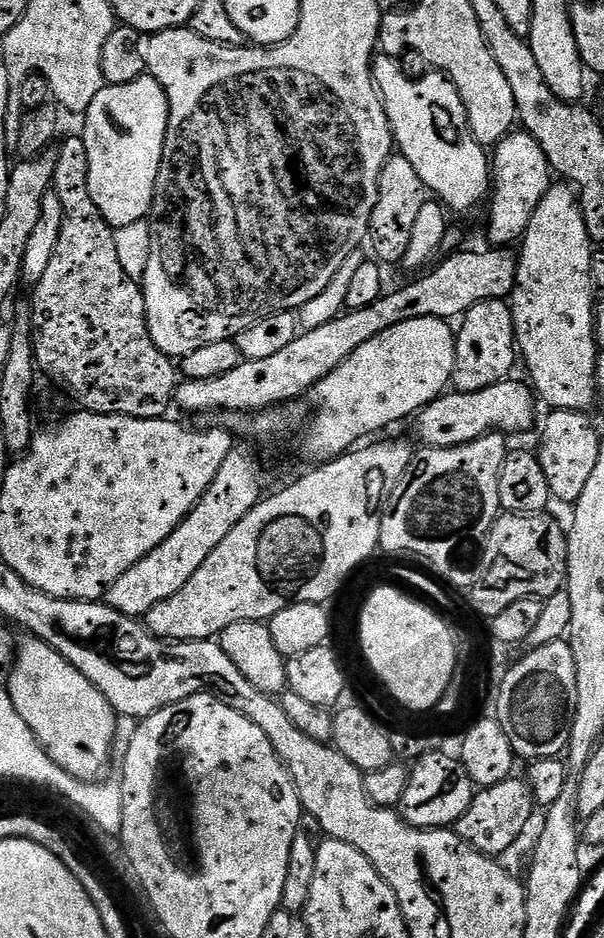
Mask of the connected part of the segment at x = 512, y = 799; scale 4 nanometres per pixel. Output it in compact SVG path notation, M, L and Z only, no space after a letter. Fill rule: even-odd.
M509 778L498 782L489 788L479 789L472 797L472 804L466 810L466 814L462 814L462 818L458 818L454 825L454 831L463 838L467 844L474 846L474 850L478 850L482 854L493 858L503 857L503 852L508 852L520 839L524 836L524 831L528 828L528 823L532 820L532 815L538 812L536 799L532 797L532 788L523 779Z

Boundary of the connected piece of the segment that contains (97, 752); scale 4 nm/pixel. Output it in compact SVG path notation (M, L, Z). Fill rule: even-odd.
M21 635L14 648L12 673L8 679L6 689L10 699L14 702L14 710L22 714L22 722L30 726L44 748L44 753L62 770L69 772L74 778L96 782L108 768L108 763L114 757L116 742L116 721L118 713L106 702L106 698L83 676L73 664L66 662L58 650L54 650L37 636Z

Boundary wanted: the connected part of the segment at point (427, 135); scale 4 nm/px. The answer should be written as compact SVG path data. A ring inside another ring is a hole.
M383 54L372 61L372 79L384 103L399 155L414 166L425 188L445 209L468 212L480 203L483 205L490 196L490 156L470 130L466 106L458 90L443 74L428 74L432 76L415 80L400 69L400 63L399 59Z

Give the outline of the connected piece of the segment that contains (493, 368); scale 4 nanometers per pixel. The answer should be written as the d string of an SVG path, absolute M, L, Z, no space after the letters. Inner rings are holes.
M509 301L478 302L464 313L459 324L455 329L456 353L451 387L457 392L477 392L509 379L513 375L512 367L518 364L516 331Z

